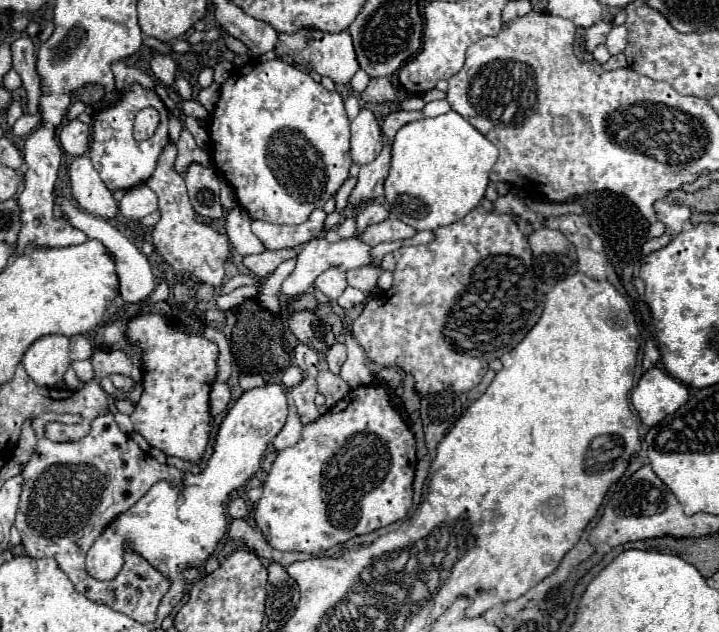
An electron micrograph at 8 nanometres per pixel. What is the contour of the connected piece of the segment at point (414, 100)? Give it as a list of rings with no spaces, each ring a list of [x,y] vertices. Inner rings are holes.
[[[412,95],[409,99],[405,99],[405,101],[401,101],[401,103],[397,103],[399,105],[399,109],[403,109],[403,111],[413,111],[413,110],[422,110],[424,107],[424,101],[418,95]]]

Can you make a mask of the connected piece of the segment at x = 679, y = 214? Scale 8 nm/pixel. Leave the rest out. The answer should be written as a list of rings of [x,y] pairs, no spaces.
[[[657,201],[655,203],[657,219],[671,231],[671,233],[681,233],[683,223],[689,221],[691,209],[685,205],[671,205],[667,201]]]

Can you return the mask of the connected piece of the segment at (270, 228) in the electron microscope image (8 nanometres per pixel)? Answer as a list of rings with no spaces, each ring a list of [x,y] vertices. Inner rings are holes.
[[[317,209],[301,225],[271,225],[267,221],[253,221],[251,229],[267,249],[289,249],[319,237],[325,227],[325,217],[327,213]]]

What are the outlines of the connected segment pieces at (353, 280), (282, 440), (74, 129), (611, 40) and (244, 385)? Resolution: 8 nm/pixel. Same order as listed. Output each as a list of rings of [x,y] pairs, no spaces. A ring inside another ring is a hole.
[[[367,265],[367,267],[359,267],[359,269],[351,269],[347,271],[347,283],[359,291],[371,291],[375,285],[377,285],[377,279],[379,275],[383,273],[381,267],[373,267],[373,265]]]
[[[291,405],[291,407],[289,407],[287,423],[285,423],[285,427],[279,431],[279,435],[273,439],[273,447],[275,447],[277,451],[287,449],[287,447],[293,447],[293,445],[301,439],[301,429],[303,429],[303,425],[301,425],[301,421],[299,421],[299,415],[297,415],[295,407]]]
[[[73,119],[61,127],[59,143],[63,151],[69,155],[83,155],[89,149],[89,135],[91,135],[91,127]]]
[[[613,25],[611,31],[609,31],[609,35],[607,35],[607,41],[605,41],[607,51],[611,55],[617,55],[617,53],[621,53],[625,49],[625,45],[627,45],[627,29],[623,25],[621,27]]]
[[[243,373],[243,375],[239,377],[239,383],[241,383],[241,389],[243,389],[243,391],[249,391],[249,389],[253,389],[253,387],[263,385],[265,381],[263,381],[263,377],[257,375],[257,373]]]

